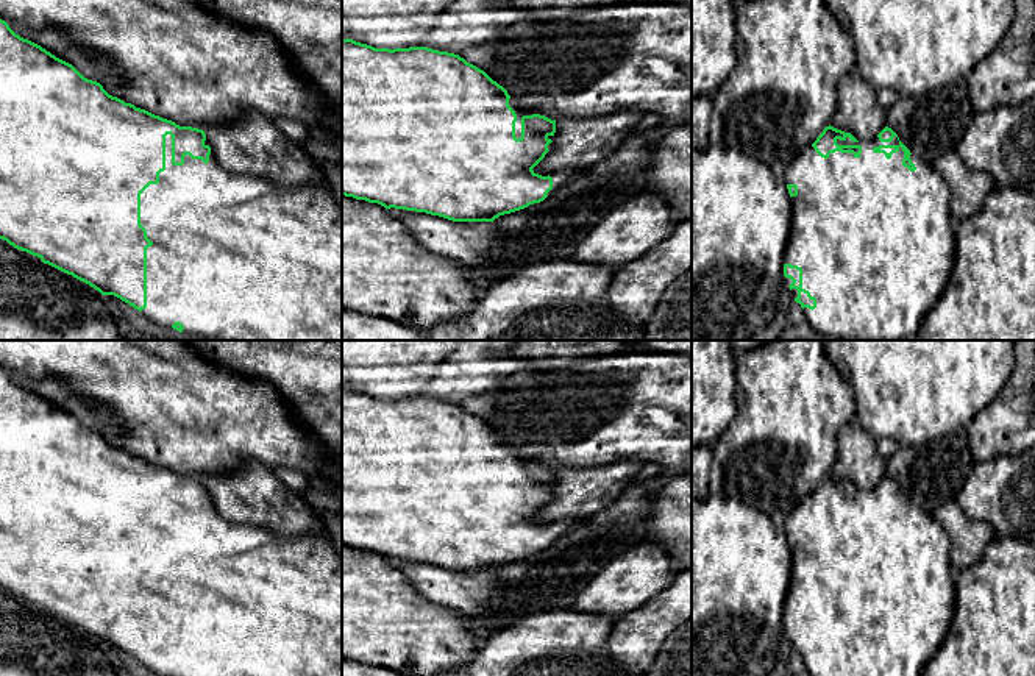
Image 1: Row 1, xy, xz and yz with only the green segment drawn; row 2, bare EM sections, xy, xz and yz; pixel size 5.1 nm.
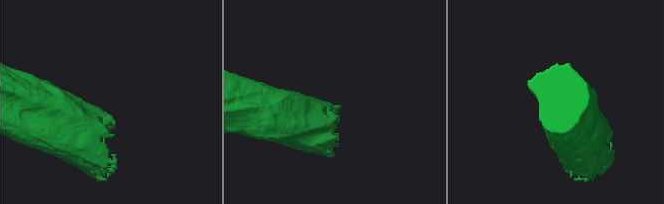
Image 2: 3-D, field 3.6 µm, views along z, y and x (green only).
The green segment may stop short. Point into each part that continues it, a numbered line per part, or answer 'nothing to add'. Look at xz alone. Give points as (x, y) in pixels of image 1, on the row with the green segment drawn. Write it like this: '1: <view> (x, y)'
1: xz (520, 111)

